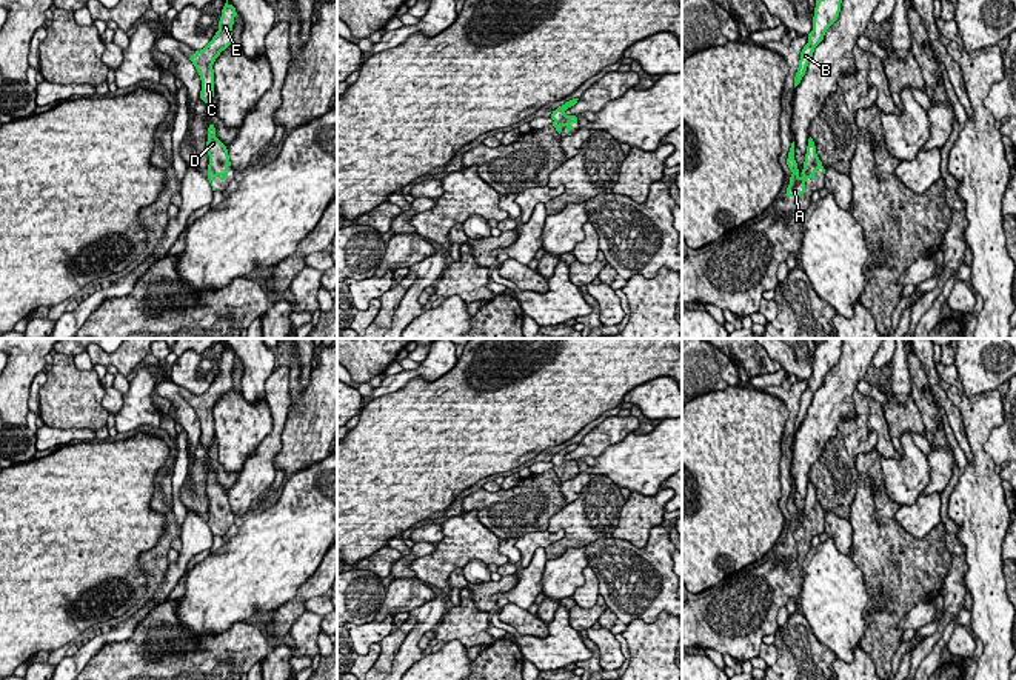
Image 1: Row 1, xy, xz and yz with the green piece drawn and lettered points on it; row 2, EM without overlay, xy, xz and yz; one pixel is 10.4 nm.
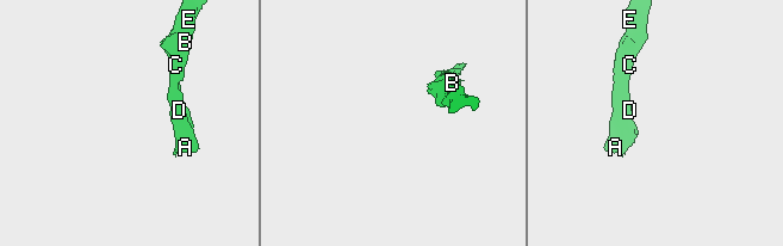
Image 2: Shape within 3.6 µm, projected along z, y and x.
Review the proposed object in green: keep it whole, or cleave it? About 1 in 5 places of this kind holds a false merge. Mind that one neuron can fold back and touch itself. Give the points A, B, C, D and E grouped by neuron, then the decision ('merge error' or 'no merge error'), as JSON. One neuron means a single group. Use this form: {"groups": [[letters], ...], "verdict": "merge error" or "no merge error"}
{"groups": [["A", "B", "C", "D", "E"]], "verdict": "no merge error"}

